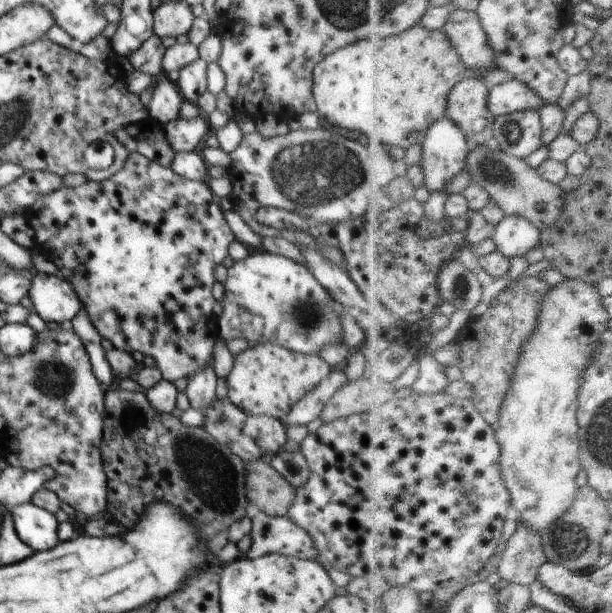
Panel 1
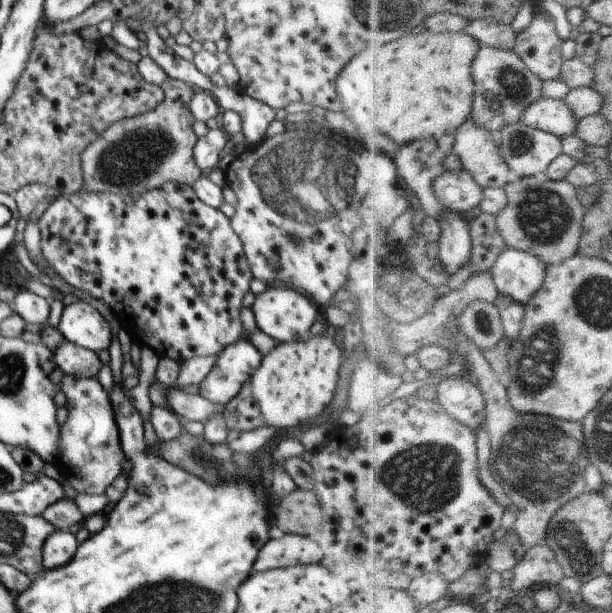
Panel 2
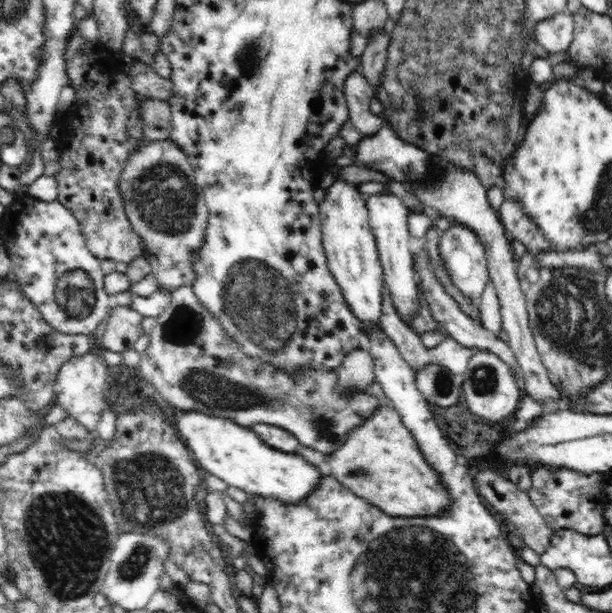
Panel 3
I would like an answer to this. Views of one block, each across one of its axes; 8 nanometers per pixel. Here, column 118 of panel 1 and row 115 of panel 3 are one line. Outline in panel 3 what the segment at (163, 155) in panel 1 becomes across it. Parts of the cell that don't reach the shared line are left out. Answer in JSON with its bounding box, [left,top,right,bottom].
[119,109,209,293]

